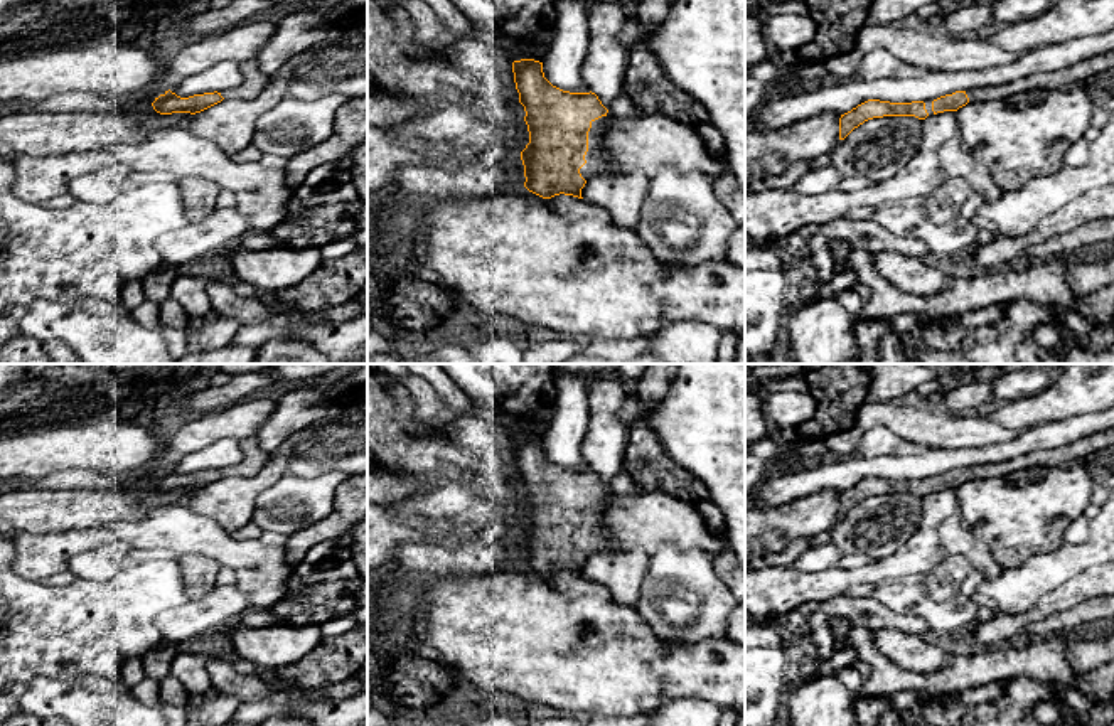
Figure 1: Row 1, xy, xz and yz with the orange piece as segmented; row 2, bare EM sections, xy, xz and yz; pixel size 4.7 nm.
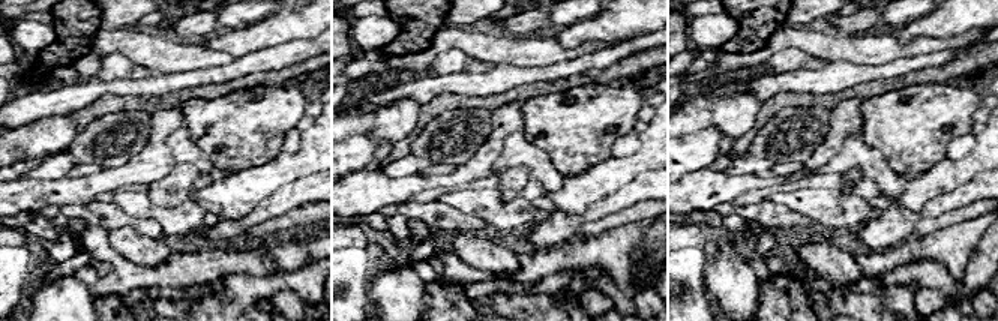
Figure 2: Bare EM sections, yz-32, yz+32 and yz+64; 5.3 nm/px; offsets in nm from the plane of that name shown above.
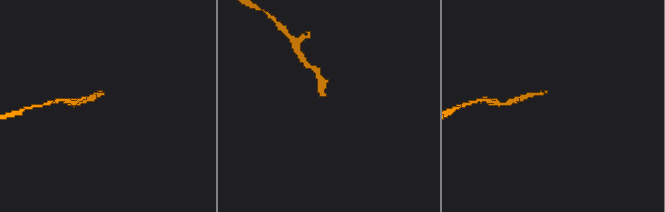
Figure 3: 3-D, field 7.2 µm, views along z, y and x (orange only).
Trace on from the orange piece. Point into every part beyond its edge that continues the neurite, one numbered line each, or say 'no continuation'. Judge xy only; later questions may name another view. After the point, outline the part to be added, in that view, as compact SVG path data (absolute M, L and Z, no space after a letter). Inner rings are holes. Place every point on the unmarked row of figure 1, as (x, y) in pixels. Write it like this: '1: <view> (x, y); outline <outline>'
1: xy (255, 459); outline M251 436L241 441L243 445L243 460L229 468L219 468L224 477L238 475L238 477L253 477L261 472L261 468L268 463L270 455L263 451L258 441Z

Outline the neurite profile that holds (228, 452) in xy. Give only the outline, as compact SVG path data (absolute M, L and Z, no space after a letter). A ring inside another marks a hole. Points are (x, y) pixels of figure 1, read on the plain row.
M233 438L211 443L204 450L172 458L170 468L180 475L194 472L229 468L243 460L243 445Z

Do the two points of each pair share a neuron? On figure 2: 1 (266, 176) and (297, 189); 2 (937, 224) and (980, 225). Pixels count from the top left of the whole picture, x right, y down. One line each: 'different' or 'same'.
1: different
2: different

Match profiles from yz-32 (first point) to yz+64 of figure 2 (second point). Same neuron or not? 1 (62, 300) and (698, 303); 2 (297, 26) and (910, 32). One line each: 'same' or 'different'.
1: different
2: same

